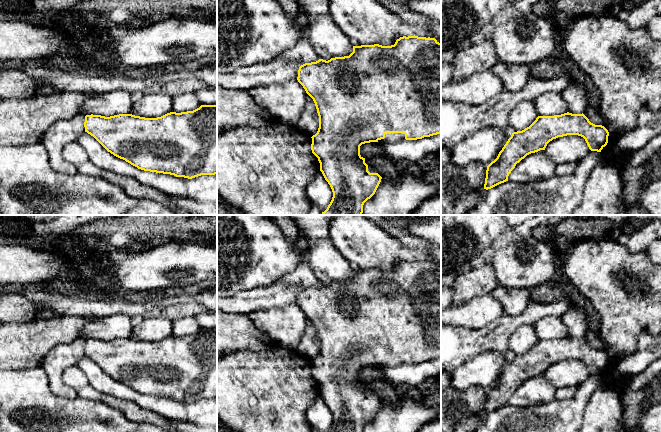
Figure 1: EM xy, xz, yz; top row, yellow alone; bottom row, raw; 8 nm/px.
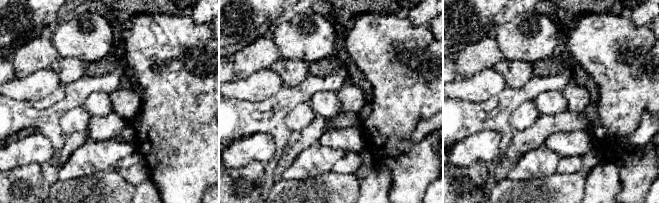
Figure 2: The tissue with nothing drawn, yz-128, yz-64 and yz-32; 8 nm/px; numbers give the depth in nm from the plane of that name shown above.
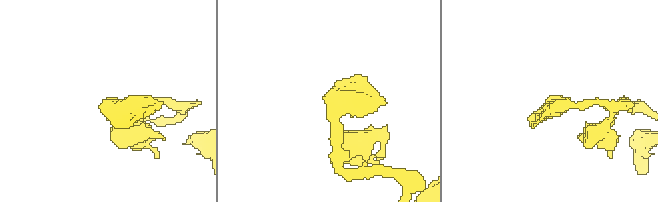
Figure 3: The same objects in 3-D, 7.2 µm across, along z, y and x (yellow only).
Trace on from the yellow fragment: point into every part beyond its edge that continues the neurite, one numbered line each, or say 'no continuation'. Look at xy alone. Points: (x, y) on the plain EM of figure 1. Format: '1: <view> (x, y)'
1: xy (61, 357)

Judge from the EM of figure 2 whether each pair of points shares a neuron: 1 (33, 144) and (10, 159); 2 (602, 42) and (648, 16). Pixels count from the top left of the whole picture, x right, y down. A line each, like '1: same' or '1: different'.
1: same
2: different

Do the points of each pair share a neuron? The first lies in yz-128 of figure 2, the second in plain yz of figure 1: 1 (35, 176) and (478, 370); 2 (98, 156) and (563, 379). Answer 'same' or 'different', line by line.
1: different
2: different

